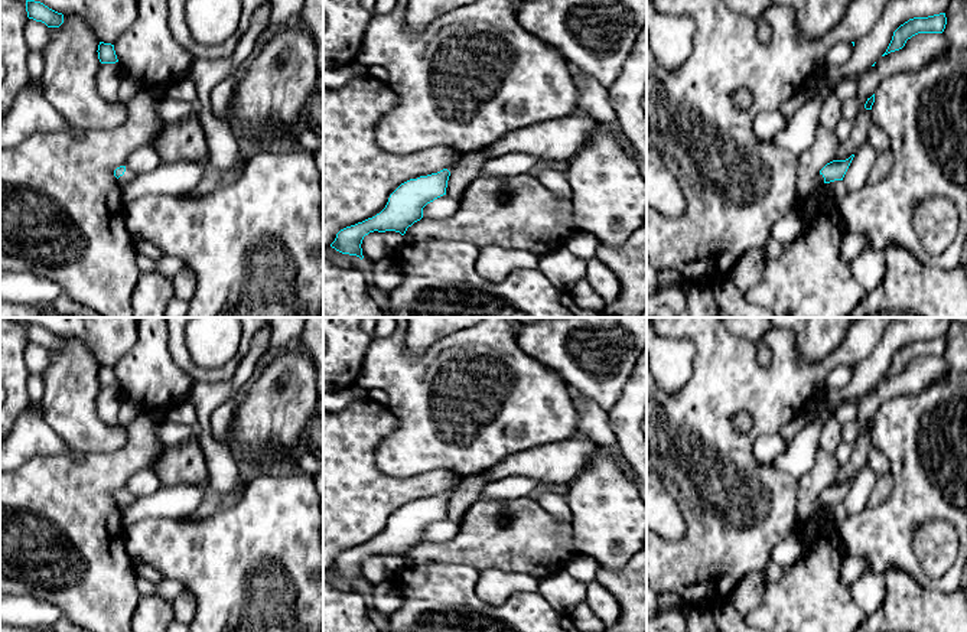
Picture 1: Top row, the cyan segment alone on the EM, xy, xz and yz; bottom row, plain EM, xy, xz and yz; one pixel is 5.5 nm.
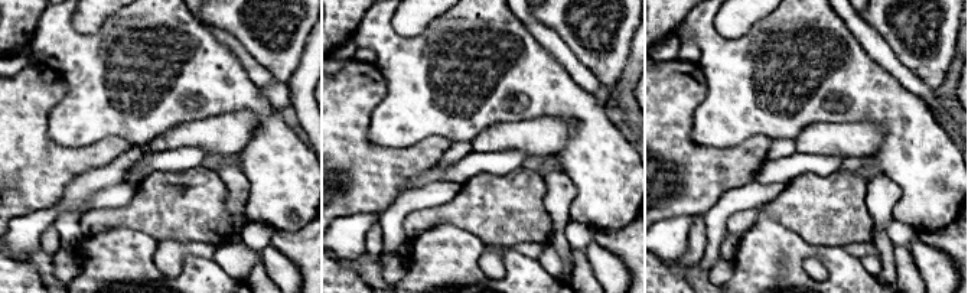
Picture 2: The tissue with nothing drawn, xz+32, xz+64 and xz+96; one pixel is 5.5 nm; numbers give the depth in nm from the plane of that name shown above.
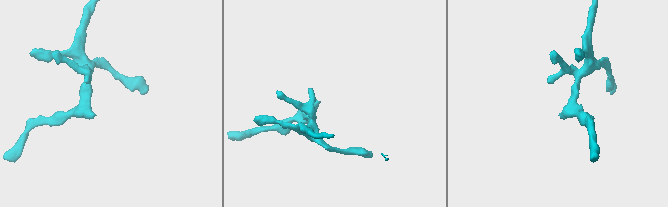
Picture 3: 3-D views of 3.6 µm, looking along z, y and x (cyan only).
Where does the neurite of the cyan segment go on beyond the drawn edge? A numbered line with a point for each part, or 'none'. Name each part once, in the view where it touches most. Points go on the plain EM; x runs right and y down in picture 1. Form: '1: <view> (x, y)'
1: xy (129, 498)

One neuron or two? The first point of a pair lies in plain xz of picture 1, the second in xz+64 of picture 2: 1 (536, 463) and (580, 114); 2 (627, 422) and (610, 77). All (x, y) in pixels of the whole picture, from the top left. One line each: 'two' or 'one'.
1: two
2: two

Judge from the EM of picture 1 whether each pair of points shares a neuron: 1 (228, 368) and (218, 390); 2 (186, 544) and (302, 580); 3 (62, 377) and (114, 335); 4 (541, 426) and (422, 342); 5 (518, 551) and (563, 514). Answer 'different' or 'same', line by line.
1: different
2: same
3: different
4: different
5: different

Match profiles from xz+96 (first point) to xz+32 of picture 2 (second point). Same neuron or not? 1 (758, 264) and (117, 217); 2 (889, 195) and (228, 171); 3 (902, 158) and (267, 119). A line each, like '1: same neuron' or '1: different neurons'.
1: different neurons
2: same neuron
3: same neuron

